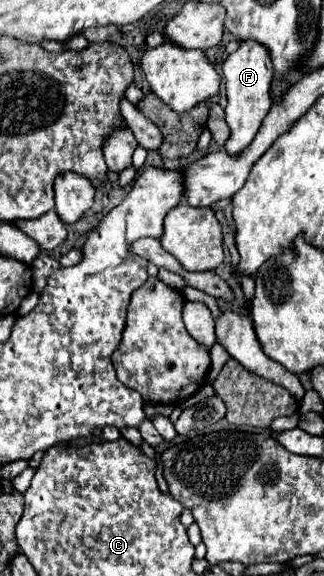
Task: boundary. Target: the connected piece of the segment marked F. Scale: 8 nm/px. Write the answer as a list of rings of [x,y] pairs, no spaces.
[[[241,42],[241,46],[233,54],[229,54],[229,58],[223,62],[223,74],[227,80],[227,100],[229,100],[225,106],[225,114],[227,124],[231,128],[231,138],[227,140],[225,150],[229,154],[239,154],[255,138],[263,118],[271,108],[273,62],[269,58],[269,50],[265,50],[265,46],[261,46],[259,42]]]

